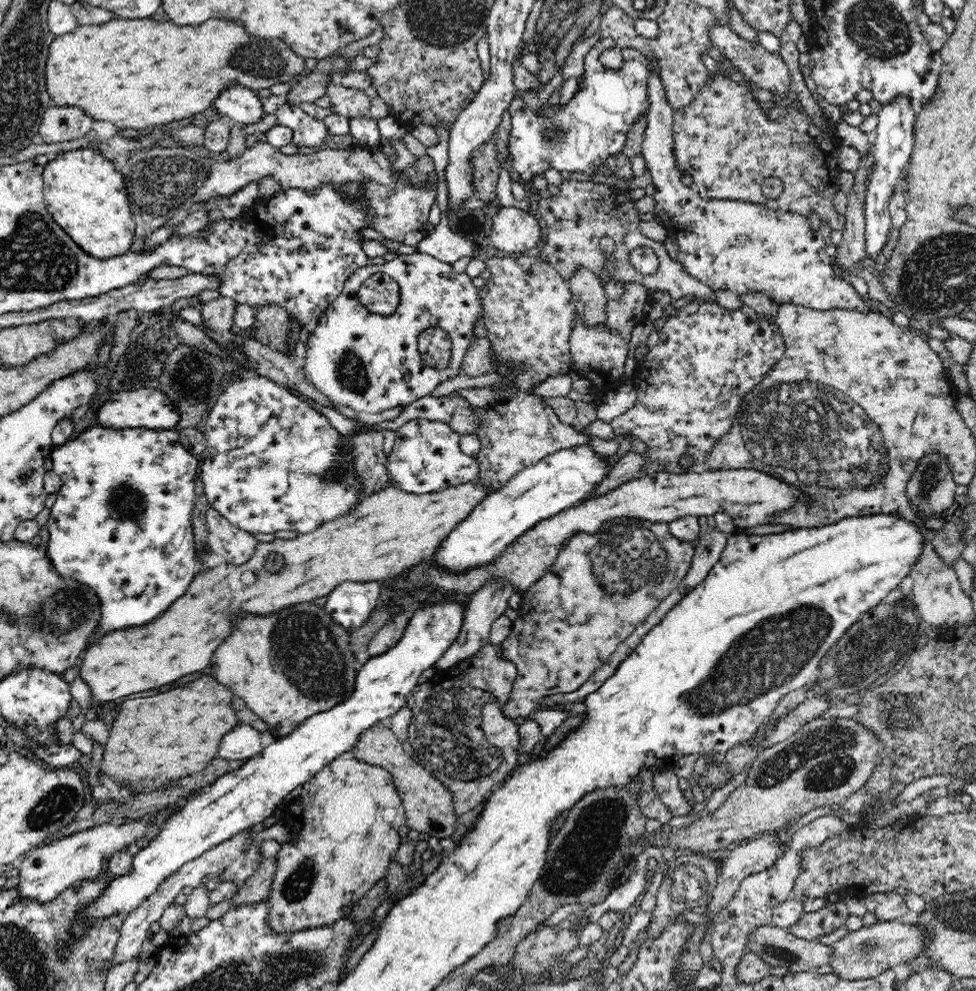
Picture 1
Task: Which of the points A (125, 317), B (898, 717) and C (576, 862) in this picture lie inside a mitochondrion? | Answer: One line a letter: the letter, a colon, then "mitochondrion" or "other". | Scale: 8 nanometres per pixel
A: other
B: mitochondrion
C: mitochondrion

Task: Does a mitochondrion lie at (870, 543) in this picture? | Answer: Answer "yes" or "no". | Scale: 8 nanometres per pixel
no

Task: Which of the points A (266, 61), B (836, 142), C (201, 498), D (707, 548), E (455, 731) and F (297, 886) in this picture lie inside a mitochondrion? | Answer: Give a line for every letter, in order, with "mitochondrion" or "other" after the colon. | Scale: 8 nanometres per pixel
A: mitochondrion
B: other
C: other
D: mitochondrion
E: mitochondrion
F: mitochondrion

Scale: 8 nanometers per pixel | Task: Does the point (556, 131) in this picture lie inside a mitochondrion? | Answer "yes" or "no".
yes

